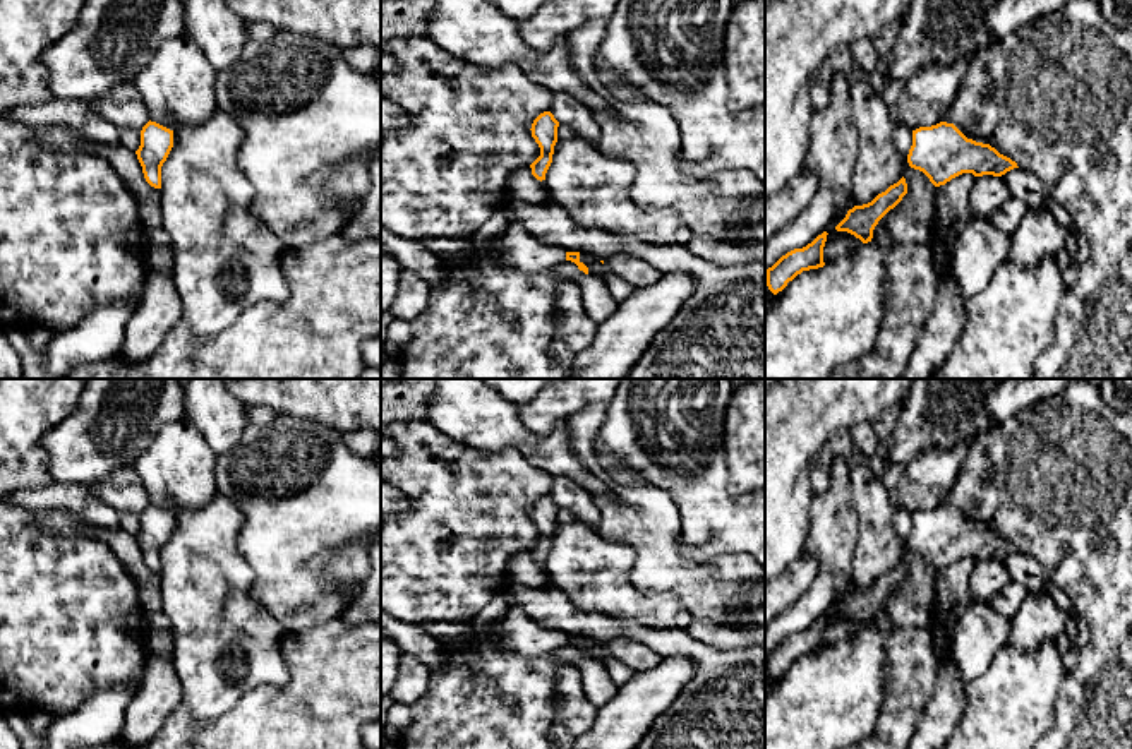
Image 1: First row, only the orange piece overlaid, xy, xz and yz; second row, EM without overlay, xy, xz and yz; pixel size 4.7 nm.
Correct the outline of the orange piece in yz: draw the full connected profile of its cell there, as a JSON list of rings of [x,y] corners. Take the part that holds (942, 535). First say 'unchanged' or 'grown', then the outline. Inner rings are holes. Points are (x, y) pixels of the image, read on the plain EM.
unchanged; [[[940,506],[912,514],[907,538],[911,552],[923,555],[935,571],[962,557],[1002,560],[1019,552],[990,528],[967,523],[954,507]]]

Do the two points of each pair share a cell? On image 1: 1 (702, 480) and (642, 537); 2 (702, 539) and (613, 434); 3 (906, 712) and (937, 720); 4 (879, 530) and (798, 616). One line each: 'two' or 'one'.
1: two
2: one
3: two
4: two

